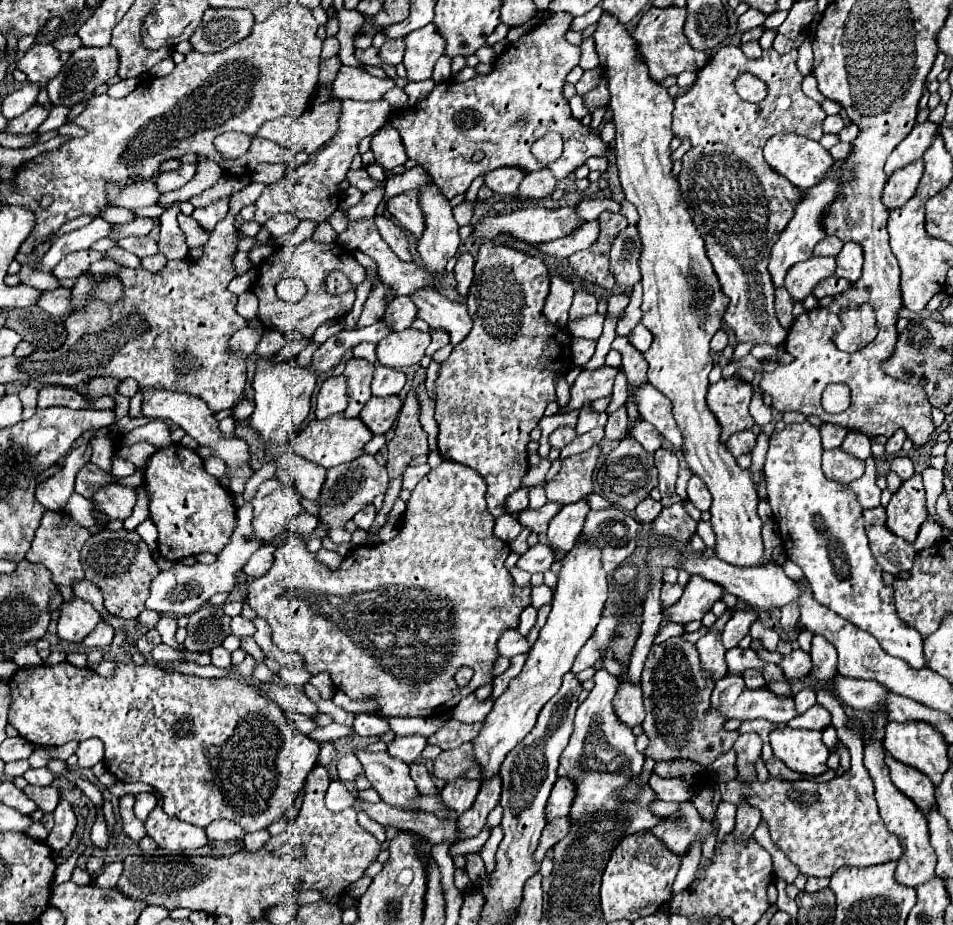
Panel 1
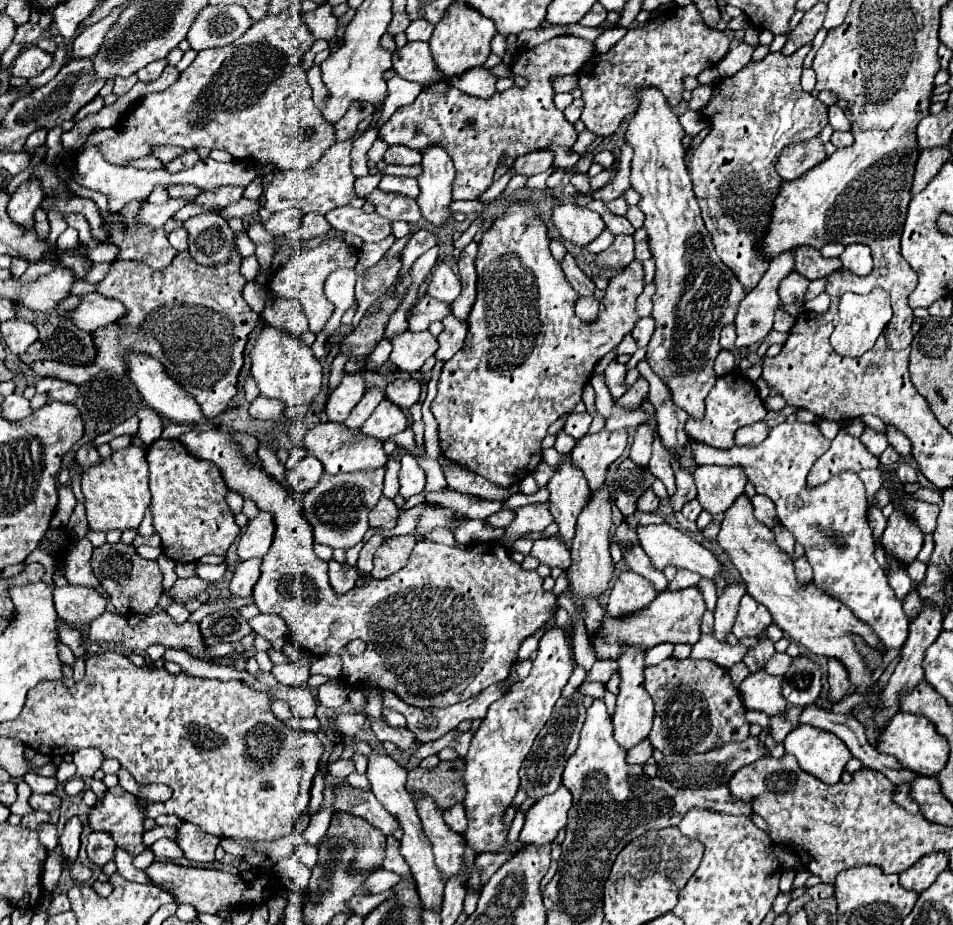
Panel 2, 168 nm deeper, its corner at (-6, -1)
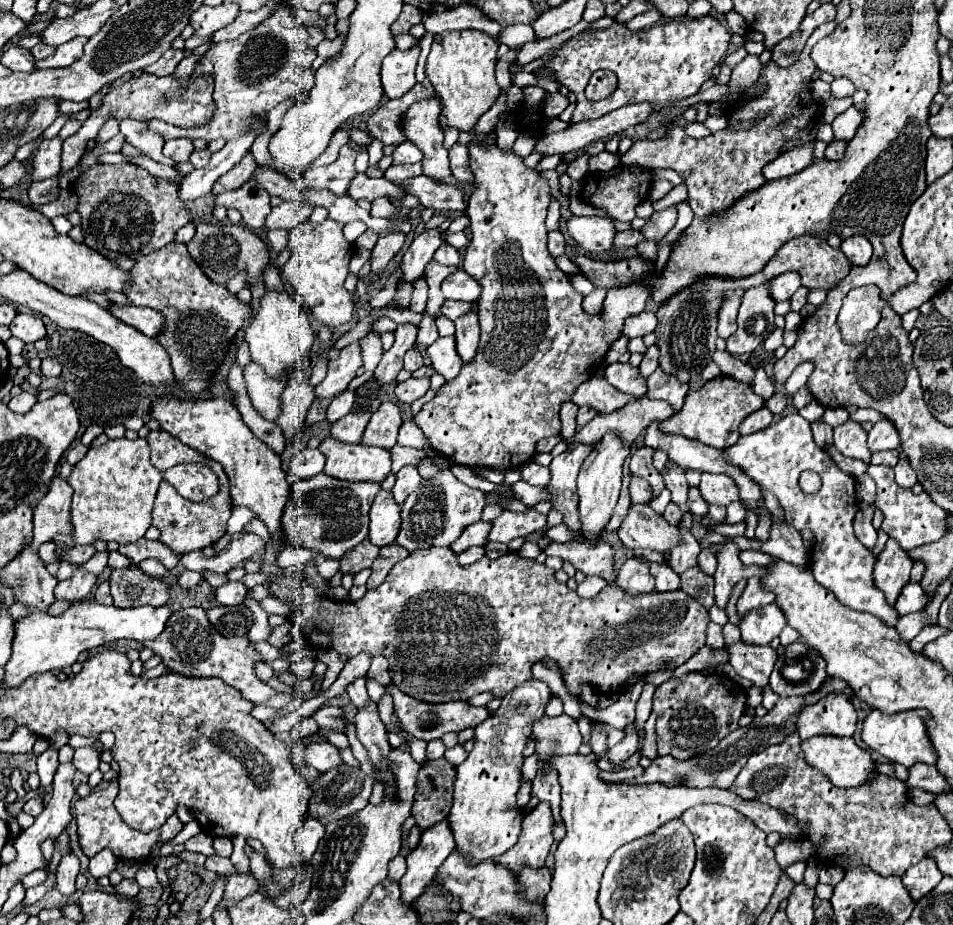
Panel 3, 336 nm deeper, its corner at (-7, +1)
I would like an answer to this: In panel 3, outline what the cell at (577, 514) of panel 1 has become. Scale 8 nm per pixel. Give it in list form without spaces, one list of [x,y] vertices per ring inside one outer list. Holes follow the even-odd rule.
[[[572,443],[568,451],[554,457],[550,463],[550,481],[548,481],[548,493],[552,509],[562,513],[564,523],[570,531],[580,531],[580,519],[578,519],[578,493],[576,493],[576,477],[584,463],[584,459],[590,455],[592,445]]]

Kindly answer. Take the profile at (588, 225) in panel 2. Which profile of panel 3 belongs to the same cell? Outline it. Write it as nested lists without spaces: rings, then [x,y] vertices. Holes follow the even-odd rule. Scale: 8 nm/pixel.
[[[576,217],[566,223],[570,237],[586,251],[608,251],[614,239],[614,225],[604,217]]]

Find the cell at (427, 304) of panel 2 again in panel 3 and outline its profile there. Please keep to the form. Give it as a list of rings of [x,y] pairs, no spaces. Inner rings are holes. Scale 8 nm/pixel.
[[[444,301],[440,311],[442,311],[444,317],[454,321],[454,319],[460,317],[460,313],[468,313],[468,309],[472,309],[472,305],[466,303],[466,301]]]

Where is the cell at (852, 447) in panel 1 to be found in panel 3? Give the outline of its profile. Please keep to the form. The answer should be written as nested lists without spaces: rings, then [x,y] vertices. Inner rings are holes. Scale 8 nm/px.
[[[886,419],[874,423],[872,431],[868,433],[868,447],[870,451],[886,451],[900,447],[900,437],[896,427]]]

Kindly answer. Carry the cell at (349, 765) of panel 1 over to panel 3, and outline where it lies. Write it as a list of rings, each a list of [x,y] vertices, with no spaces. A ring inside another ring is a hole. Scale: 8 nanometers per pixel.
[[[312,743],[312,745],[308,745],[306,753],[304,753],[304,761],[308,765],[316,767],[320,773],[326,773],[328,769],[338,769],[344,763],[338,747],[334,747],[332,743]]]

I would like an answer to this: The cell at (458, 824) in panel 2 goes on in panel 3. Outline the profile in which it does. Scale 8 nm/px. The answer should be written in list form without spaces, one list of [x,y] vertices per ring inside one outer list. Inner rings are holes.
[[[440,821],[440,825],[432,825],[432,829],[424,831],[420,845],[406,855],[408,869],[400,879],[404,903],[412,903],[420,897],[420,893],[424,893],[424,889],[432,883],[436,869],[454,851],[454,847],[456,843],[452,841],[448,821]]]

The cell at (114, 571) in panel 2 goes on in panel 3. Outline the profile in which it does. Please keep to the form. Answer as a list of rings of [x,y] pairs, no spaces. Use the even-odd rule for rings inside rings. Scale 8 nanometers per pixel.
[[[130,565],[124,569],[112,567],[108,583],[116,607],[138,607],[138,605],[160,607],[166,605],[170,599],[168,585],[144,573],[140,565]]]

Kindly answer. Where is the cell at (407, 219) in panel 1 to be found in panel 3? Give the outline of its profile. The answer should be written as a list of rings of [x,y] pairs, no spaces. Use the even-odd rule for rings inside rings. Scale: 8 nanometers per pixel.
[[[358,173],[352,179],[352,183],[348,187],[348,195],[354,199],[368,199],[368,201],[374,201],[378,197],[388,197],[390,201],[406,197],[406,193],[402,193],[402,189],[398,185],[394,185],[392,181],[388,181],[384,177],[370,179],[364,173]]]

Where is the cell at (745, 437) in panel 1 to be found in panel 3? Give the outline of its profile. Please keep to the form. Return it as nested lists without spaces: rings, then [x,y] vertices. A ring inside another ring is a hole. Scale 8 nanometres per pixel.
[[[762,407],[762,409],[758,409],[756,413],[752,413],[752,415],[748,415],[744,421],[742,421],[742,425],[740,425],[740,435],[750,435],[750,433],[756,433],[756,431],[760,431],[760,429],[766,429],[770,423],[772,423],[772,413],[766,409],[766,407]]]

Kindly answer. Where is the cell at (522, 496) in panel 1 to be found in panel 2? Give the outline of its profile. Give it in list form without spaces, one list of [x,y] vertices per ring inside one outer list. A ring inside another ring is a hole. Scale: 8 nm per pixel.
[[[501,509],[497,513],[493,513],[485,523],[491,525],[491,527],[505,527],[509,521],[513,519],[513,511],[507,511],[507,509]]]

